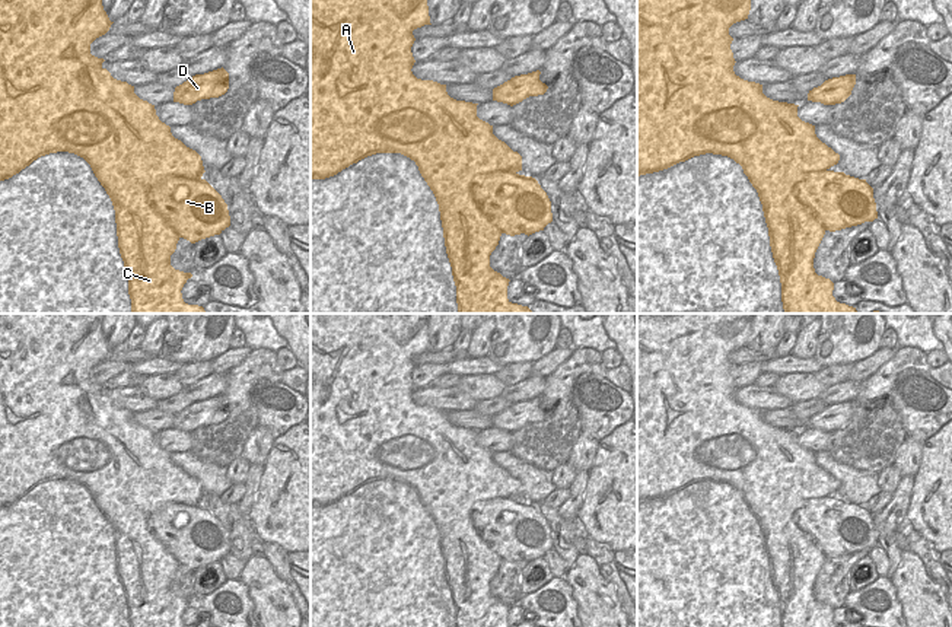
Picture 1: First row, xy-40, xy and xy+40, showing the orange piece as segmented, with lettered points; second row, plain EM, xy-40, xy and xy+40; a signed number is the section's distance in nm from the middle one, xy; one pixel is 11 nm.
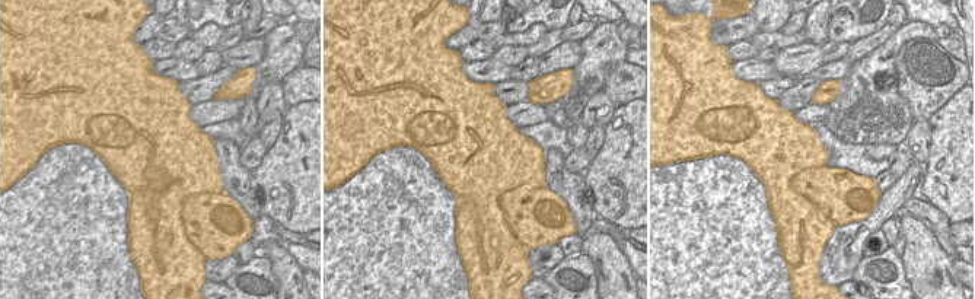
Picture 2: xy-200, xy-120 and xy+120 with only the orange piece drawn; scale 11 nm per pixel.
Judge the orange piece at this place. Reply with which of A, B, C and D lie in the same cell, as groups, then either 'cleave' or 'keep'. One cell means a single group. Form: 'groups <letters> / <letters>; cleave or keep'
groups A C D / B; cleave

